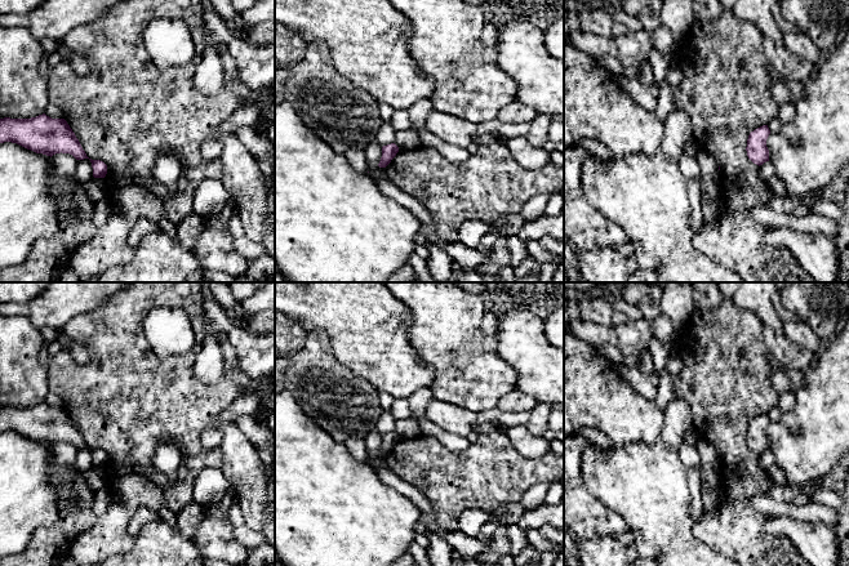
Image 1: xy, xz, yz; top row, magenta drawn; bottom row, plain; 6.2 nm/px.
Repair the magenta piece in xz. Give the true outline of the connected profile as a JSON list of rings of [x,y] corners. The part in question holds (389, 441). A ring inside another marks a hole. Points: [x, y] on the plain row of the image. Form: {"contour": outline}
{"contour": [[[395,432],[383,434],[382,446],[378,455],[386,456],[391,451],[391,449],[396,445],[397,441],[399,441],[399,436]]]}

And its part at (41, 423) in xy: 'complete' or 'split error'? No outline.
complete

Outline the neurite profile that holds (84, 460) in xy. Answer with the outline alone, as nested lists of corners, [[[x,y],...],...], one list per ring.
[[[89,447],[77,449],[75,467],[83,473],[93,467],[93,456]]]

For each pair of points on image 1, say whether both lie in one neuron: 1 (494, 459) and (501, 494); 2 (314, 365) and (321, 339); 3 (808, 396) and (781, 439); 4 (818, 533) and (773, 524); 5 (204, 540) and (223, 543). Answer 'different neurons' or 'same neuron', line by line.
1: same neuron
2: same neuron
3: same neuron
4: same neuron
5: same neuron

